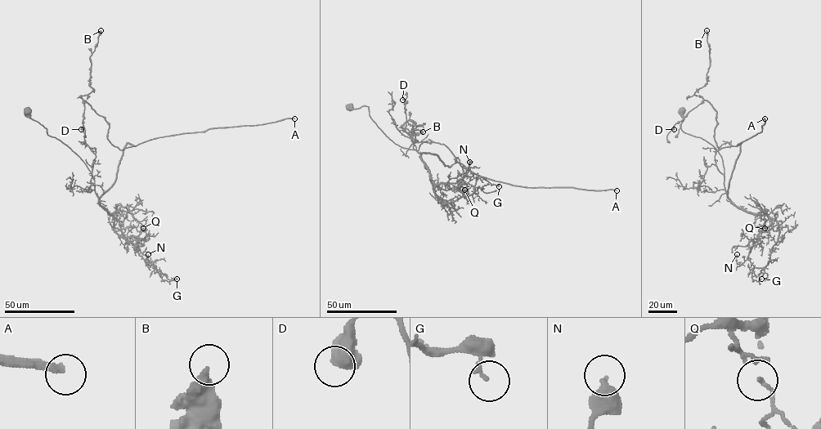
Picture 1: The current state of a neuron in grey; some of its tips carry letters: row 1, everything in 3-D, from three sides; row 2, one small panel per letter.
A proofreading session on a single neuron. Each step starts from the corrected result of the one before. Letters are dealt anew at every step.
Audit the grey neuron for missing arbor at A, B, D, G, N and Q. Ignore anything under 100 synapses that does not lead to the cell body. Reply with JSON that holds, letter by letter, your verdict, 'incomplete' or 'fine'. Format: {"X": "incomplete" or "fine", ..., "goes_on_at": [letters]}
{"A": "incomplete", "B": "fine", "D": "fine", "G": "fine", "N": "fine", "Q": "fine", "goes_on_at": ["A"]}

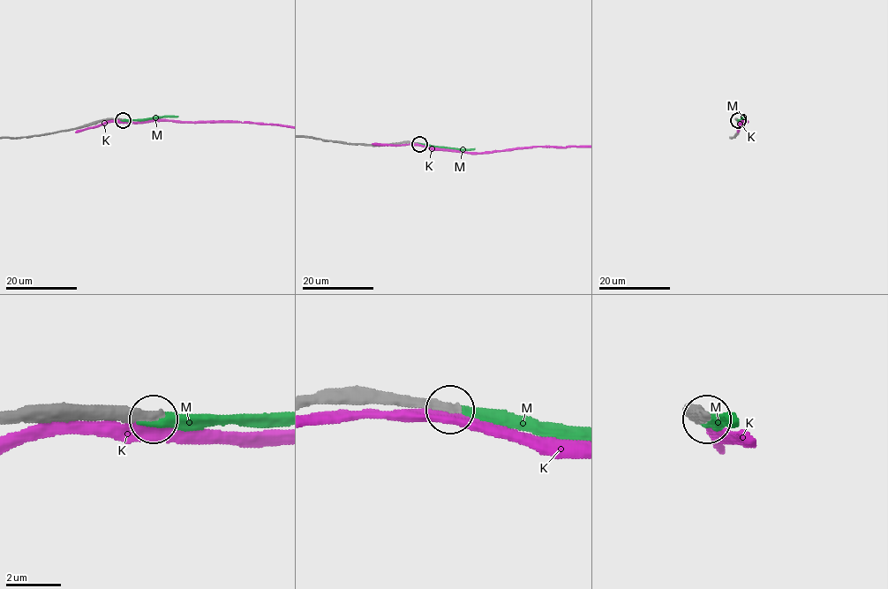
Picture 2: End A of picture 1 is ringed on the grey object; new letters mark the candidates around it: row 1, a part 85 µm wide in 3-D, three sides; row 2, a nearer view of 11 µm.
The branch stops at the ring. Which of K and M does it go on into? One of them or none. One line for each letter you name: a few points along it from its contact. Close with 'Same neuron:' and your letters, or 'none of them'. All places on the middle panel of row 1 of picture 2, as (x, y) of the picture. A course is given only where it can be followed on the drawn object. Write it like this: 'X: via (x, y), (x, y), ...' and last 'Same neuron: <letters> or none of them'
M: via (418, 143), (457, 149), (475, 147)
Same neuron: M

